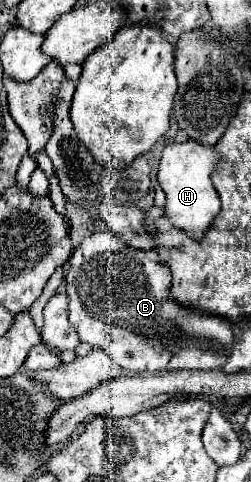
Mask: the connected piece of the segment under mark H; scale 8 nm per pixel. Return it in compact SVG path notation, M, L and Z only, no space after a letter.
M188 139L184 143L172 141L162 151L158 181L166 191L166 215L170 217L172 225L176 225L178 229L182 227L194 239L200 239L204 235L204 231L210 227L210 221L214 221L220 211L218 193L210 179L212 173L218 171L220 161L222 157L214 145L208 147L194 139Z

